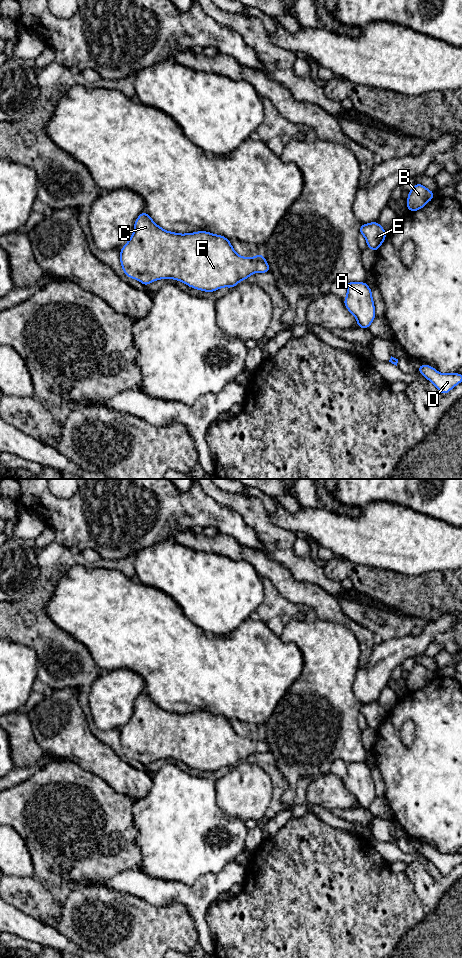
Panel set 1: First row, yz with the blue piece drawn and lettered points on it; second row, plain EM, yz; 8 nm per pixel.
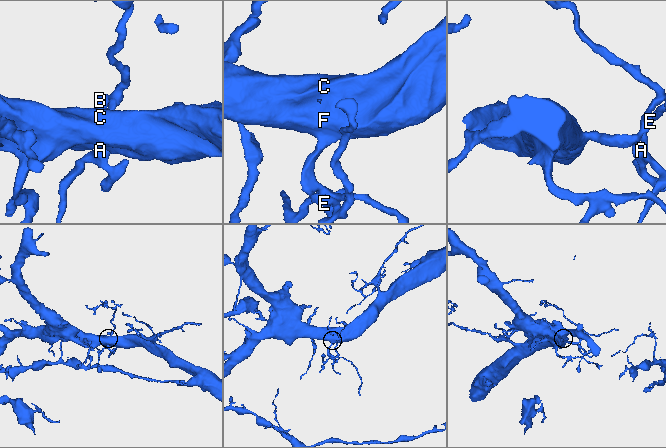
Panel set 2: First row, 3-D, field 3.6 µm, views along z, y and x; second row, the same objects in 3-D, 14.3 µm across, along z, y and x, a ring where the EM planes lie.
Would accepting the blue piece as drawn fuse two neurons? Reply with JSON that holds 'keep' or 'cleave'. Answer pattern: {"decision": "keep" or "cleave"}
{"decision": "keep"}

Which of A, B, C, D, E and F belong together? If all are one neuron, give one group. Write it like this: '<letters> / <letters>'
A B C D E F

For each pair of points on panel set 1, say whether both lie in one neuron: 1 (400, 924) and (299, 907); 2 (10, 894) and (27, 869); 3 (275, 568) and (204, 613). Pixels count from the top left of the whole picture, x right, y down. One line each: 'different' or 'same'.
1: same
2: different
3: different

